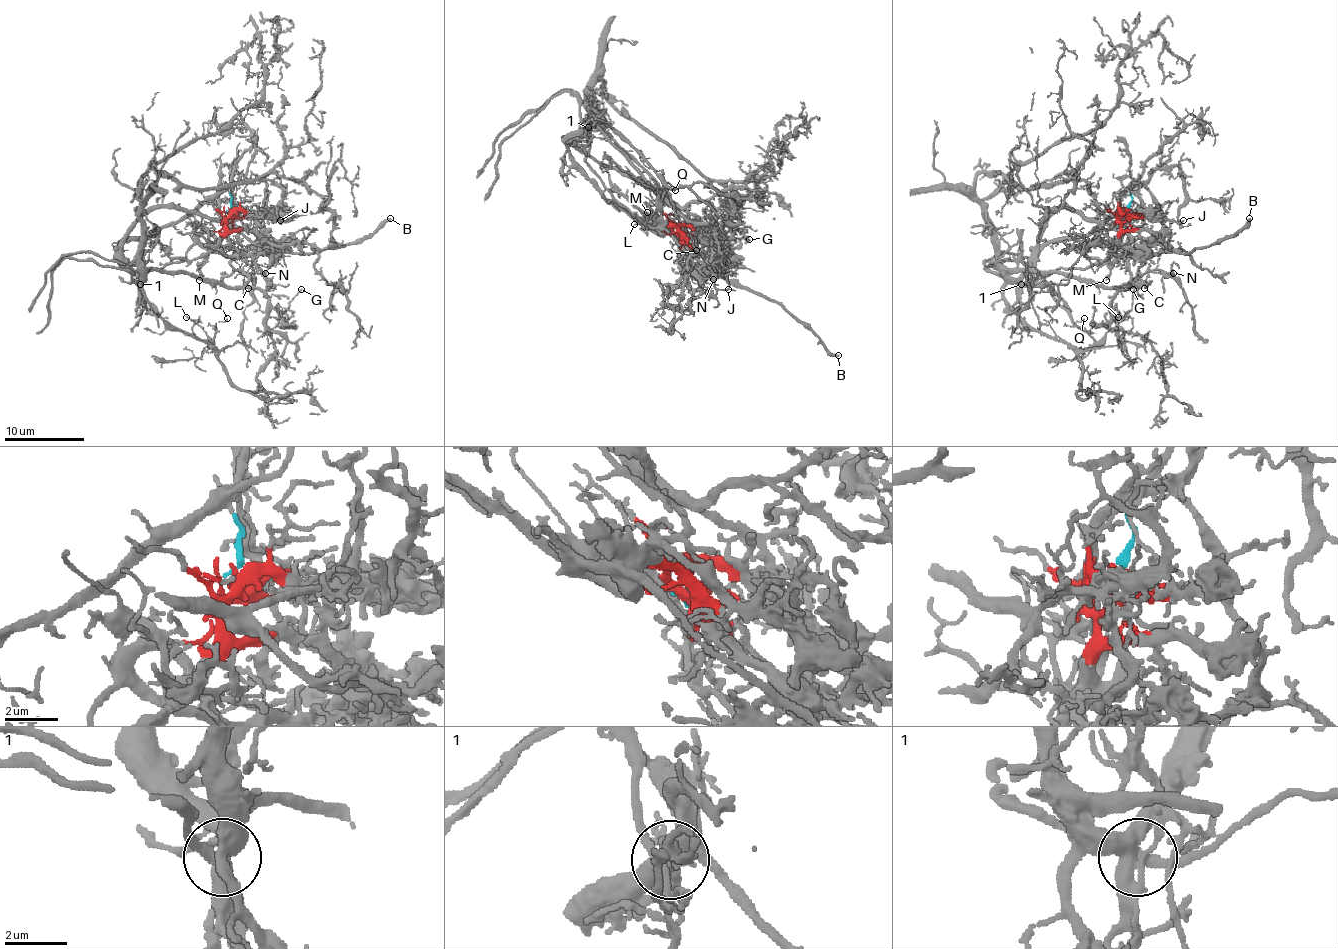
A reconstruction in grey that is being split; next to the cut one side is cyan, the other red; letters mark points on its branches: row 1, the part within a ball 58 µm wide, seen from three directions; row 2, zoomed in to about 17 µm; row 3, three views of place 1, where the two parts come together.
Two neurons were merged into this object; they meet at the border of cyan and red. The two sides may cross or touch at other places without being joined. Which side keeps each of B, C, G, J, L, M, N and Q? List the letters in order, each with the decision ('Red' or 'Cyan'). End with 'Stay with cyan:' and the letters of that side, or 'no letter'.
B: Red
C: Cyan
G: Cyan
J: Red
L: Cyan
M: Red
N: Cyan
Q: Cyan
Stay with cyan: C, G, L, N, Q

